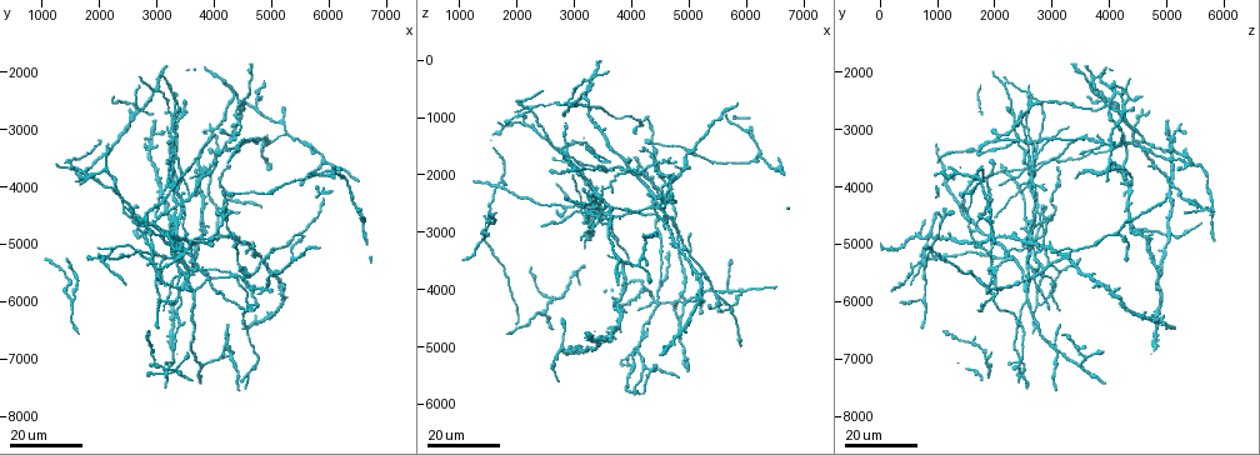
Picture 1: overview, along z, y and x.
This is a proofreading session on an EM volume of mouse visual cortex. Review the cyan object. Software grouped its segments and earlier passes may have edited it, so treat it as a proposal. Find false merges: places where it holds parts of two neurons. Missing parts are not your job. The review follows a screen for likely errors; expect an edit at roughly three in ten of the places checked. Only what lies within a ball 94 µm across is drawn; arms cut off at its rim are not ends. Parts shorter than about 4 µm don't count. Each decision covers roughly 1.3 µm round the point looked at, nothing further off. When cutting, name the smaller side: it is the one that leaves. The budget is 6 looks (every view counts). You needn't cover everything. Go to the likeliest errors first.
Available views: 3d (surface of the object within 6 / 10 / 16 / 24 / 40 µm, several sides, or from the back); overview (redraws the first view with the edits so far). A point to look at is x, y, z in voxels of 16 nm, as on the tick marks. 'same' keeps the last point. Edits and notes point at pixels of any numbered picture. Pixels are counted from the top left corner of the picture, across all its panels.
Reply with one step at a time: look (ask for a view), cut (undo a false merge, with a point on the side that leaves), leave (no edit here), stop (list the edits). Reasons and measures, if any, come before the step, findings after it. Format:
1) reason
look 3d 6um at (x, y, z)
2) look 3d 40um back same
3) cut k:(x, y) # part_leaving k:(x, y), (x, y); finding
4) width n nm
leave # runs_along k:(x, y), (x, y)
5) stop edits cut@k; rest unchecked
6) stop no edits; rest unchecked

look 3d 16um at (5000, 5100, 3300)

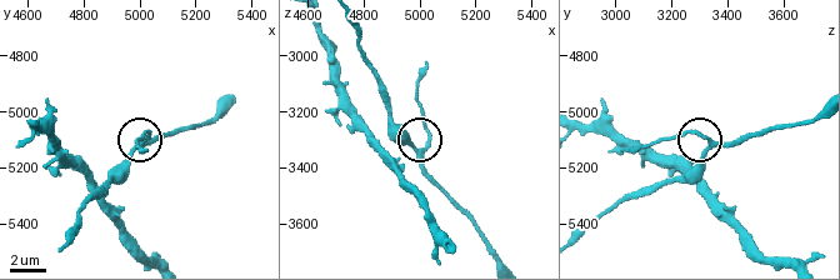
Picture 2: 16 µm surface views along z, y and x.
look 3d 10um at (5010, 5110, 3360)

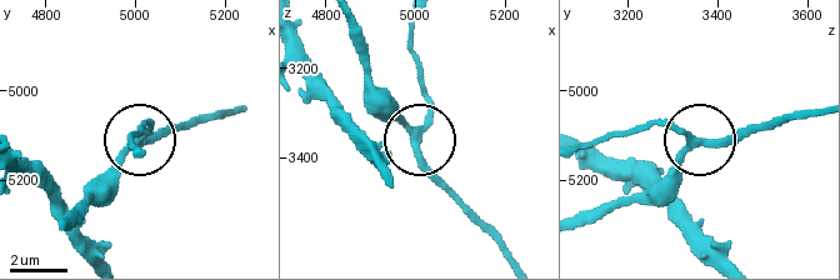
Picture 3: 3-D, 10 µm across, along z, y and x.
width 230 nm
leave # one neuron here

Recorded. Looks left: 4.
a fork
look 3d 24um at (4350, 2400, 4100)

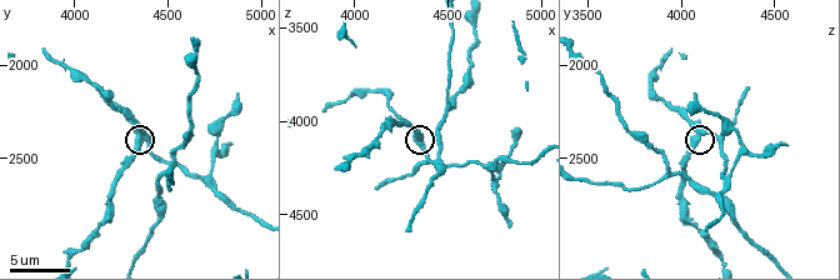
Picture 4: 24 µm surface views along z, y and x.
look 3d 10um at (4360, 2340, 4120)

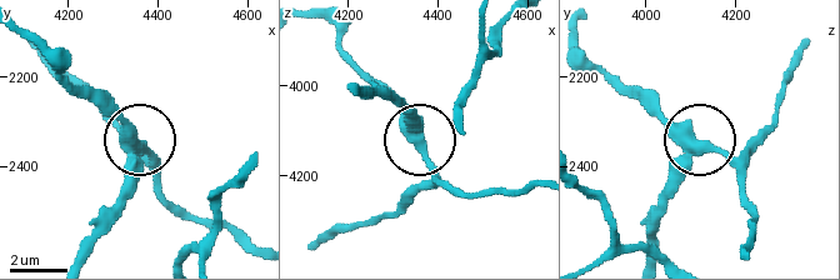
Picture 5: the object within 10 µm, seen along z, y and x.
arms 3
leave # all the same neuron

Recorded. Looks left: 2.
sudden change in width
look 3d 16um at (4400, 2500, 2950)

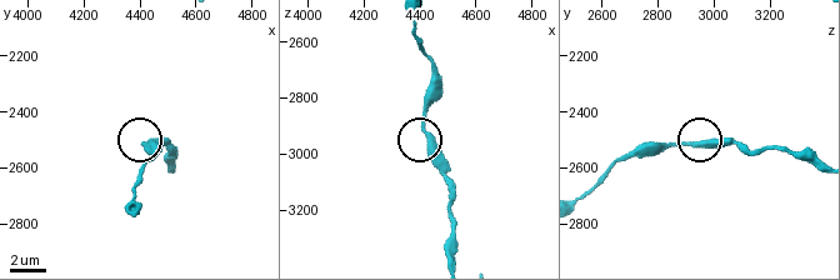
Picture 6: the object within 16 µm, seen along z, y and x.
look 3d 6um at (4430, 2520, 2950)

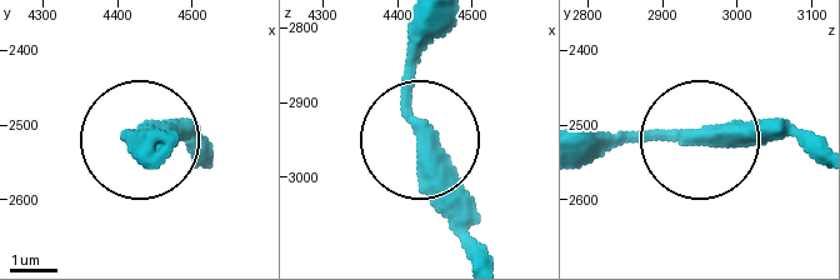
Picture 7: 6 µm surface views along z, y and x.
leave # runs_along 7:(424, 21), (405, 105), (420, 189), (460, 244); continuous, no second neuron

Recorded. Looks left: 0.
stop no edits; rest unchecked

